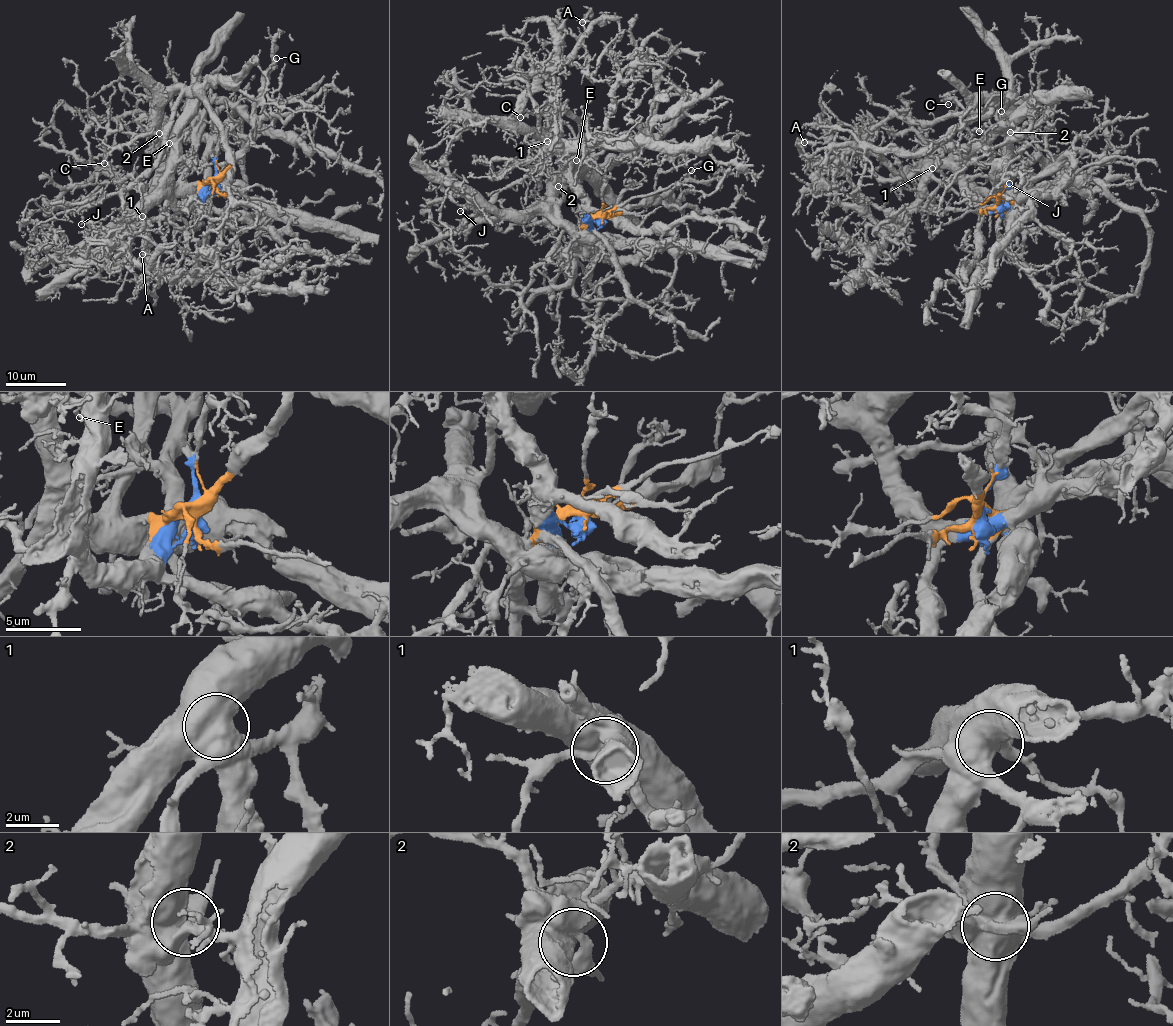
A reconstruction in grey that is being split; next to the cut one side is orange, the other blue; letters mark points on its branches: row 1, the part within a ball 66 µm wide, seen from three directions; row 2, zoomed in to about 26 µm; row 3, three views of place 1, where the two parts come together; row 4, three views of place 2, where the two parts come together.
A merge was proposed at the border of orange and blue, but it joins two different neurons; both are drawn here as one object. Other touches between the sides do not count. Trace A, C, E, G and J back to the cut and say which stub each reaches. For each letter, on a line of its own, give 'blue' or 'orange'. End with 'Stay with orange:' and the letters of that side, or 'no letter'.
A: blue
C: orange
E: blue
G: orange
J: blue
Stay with orange: C, G

